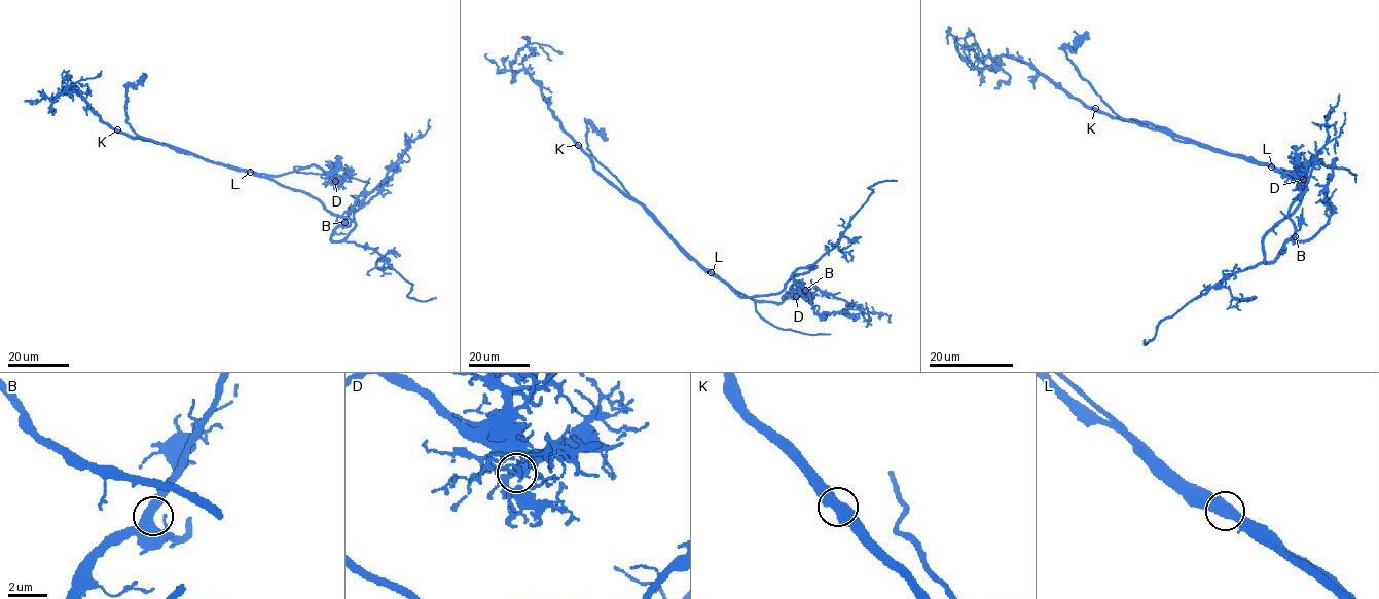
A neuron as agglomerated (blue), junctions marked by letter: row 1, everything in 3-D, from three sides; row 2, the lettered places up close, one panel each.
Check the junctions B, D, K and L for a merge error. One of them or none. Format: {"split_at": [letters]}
{"split_at": ["L"]}

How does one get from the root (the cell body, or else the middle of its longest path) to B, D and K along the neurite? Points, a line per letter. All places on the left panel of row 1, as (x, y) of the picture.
B: (236, 170), (255, 172), (305, 191), (335, 215), (349, 218), (355, 228), (333, 241), (333, 233), (345, 222)
D: (236, 170), (280, 176), (317, 165), (335, 181)
K: (236, 170), (171, 145), (130, 137), (117, 129)

